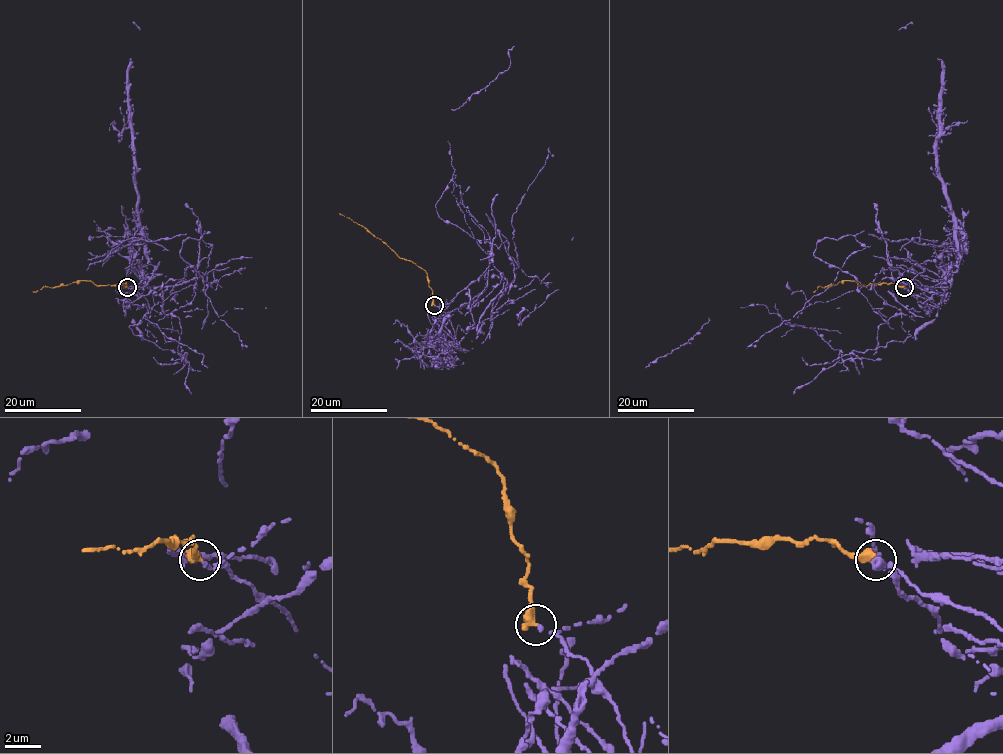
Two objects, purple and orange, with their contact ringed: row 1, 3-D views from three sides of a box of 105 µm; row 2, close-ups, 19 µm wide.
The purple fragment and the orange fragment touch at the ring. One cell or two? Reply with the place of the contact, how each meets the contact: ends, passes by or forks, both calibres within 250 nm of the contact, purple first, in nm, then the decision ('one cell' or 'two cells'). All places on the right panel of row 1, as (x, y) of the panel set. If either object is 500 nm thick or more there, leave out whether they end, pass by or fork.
place (904, 287); calibres 220 and 500 nm; two cells

